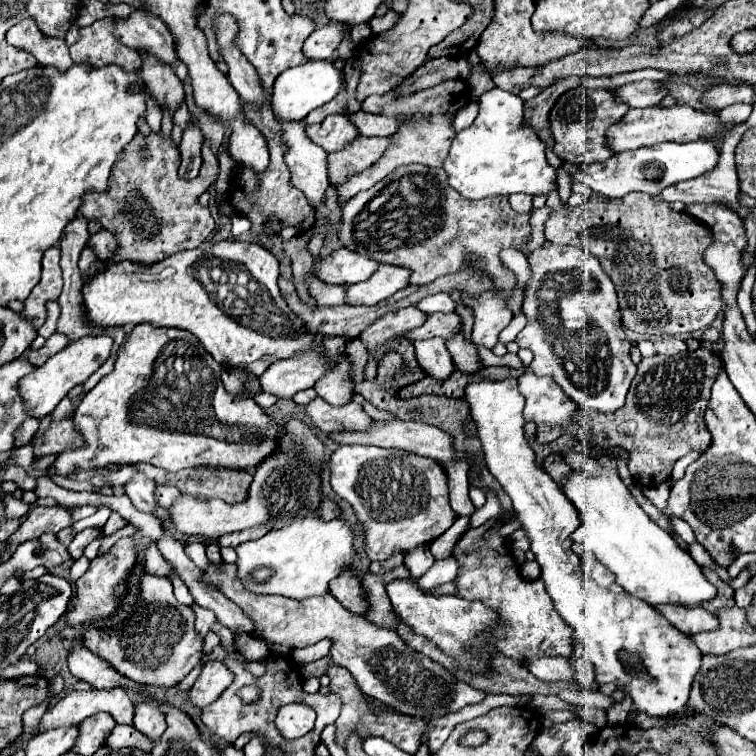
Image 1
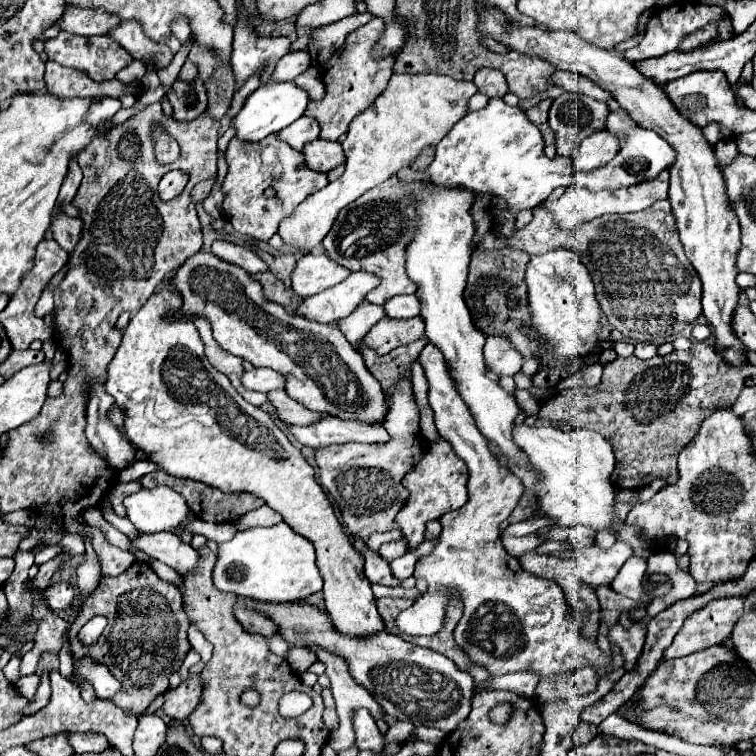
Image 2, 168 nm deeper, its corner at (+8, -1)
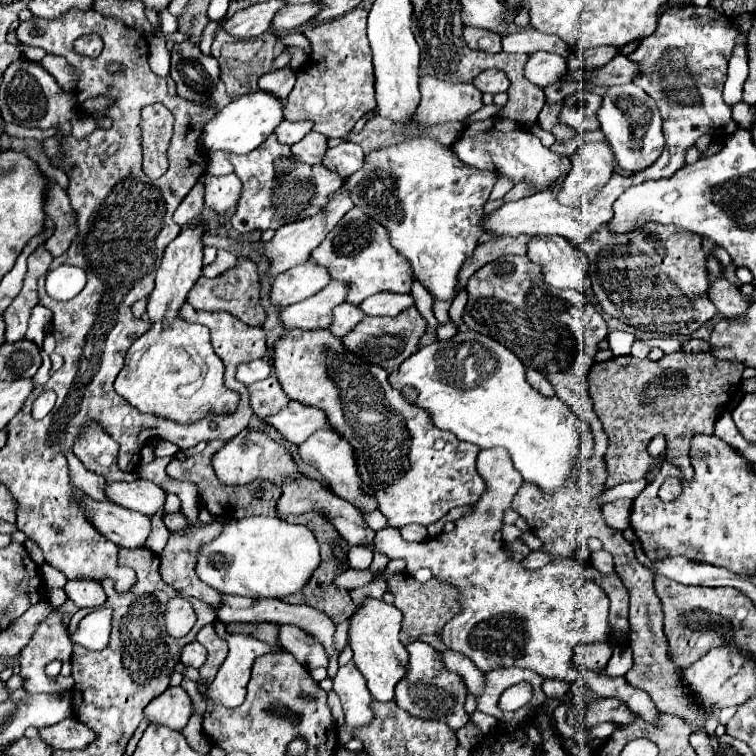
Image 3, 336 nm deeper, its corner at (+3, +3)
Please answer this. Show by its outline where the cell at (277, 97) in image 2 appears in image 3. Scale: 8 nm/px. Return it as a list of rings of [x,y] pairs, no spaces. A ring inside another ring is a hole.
[[[267,91],[247,93],[247,95],[231,101],[221,111],[217,111],[217,115],[207,123],[205,135],[201,139],[203,151],[207,155],[211,155],[213,151],[225,151],[225,153],[237,153],[237,155],[245,155],[245,153],[253,151],[285,119],[283,117],[285,103],[287,103],[285,99],[277,99],[275,95],[269,95]]]

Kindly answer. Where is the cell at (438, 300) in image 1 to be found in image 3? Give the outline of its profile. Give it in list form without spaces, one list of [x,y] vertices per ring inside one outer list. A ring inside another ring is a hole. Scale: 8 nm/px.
[[[381,293],[381,295],[373,295],[369,299],[365,299],[359,305],[365,315],[399,315],[401,311],[405,311],[405,307],[415,307],[415,299],[413,295],[401,295],[401,293]]]

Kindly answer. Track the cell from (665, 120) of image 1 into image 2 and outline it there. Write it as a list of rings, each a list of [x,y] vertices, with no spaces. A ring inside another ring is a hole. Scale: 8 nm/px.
[[[598,131],[580,143],[572,155],[572,167],[580,175],[600,169],[616,155],[616,151],[620,151],[620,139],[616,139],[616,135],[608,135],[608,131]]]

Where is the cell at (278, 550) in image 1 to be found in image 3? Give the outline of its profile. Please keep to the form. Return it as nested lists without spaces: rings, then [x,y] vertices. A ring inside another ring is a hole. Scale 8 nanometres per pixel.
[[[247,517],[247,519],[235,519],[231,521],[223,533],[207,543],[199,557],[197,557],[197,575],[201,581],[205,581],[209,587],[227,593],[227,595],[245,595],[245,597],[287,597],[293,595],[305,585],[313,571],[317,571],[321,563],[319,555],[319,543],[315,535],[305,525],[287,523],[277,517]]]

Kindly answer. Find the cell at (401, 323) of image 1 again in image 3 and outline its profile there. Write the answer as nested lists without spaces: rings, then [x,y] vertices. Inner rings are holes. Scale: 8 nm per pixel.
[[[341,303],[339,307],[333,309],[333,323],[331,323],[331,331],[337,337],[345,337],[347,331],[351,331],[357,323],[361,323],[365,317],[365,313],[353,305],[353,303]]]

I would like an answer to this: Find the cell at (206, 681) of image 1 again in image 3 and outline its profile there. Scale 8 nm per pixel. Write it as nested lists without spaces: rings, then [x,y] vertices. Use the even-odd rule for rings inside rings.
[[[169,687],[163,691],[163,695],[155,697],[147,707],[145,707],[145,717],[151,723],[167,725],[175,731],[181,731],[193,711],[193,699],[183,687]]]

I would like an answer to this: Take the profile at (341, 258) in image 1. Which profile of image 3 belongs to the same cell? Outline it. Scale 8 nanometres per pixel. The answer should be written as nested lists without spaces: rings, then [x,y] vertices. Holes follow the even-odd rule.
[[[309,259],[275,277],[271,285],[271,301],[281,307],[299,303],[319,293],[325,285],[329,285],[329,281],[329,271],[325,271],[325,267],[317,267],[317,263]]]

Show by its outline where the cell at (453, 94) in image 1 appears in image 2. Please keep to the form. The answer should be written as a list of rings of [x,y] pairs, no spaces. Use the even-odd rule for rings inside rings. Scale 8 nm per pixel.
[[[392,75],[376,103],[350,123],[350,131],[342,141],[346,171],[334,183],[310,195],[280,223],[278,235],[284,243],[296,247],[304,255],[314,251],[334,225],[340,209],[362,197],[368,189],[390,179],[398,169],[410,167],[424,147],[438,145],[448,131],[466,117],[468,101],[474,93],[478,93],[474,83],[460,83],[446,75]]]

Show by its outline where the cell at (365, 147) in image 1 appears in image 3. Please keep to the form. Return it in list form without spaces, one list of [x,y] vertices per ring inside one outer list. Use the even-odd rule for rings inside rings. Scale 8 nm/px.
[[[307,133],[299,143],[295,143],[291,147],[295,159],[303,161],[303,163],[309,163],[309,165],[317,165],[323,161],[325,157],[325,151],[327,151],[327,137],[321,135],[321,133]]]

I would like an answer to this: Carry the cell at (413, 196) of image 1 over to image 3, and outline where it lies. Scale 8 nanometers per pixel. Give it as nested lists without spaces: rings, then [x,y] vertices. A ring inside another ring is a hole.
[[[353,207],[339,219],[335,229],[313,251],[313,257],[319,265],[329,269],[333,279],[341,279],[351,285],[351,291],[347,295],[349,303],[359,305],[379,291],[411,293],[413,271],[409,267],[409,261],[401,257],[389,243],[389,231],[385,231],[385,227],[377,223],[377,219],[365,215],[359,207]]]

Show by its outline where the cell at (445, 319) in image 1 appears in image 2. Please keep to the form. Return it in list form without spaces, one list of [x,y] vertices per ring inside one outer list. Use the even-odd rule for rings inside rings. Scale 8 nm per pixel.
[[[412,317],[412,319],[380,319],[362,339],[360,345],[356,345],[356,349],[364,347],[372,347],[378,355],[386,355],[392,349],[412,343],[416,339],[420,339],[420,333],[424,333],[424,323],[420,317]]]

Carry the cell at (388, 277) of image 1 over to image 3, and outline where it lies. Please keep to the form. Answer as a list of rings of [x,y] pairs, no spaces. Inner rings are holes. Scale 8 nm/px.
[[[331,281],[317,295],[289,305],[281,313],[281,321],[285,329],[301,327],[301,329],[321,329],[329,327],[333,317],[333,307],[345,303],[345,295],[349,293],[349,285],[341,281]]]

